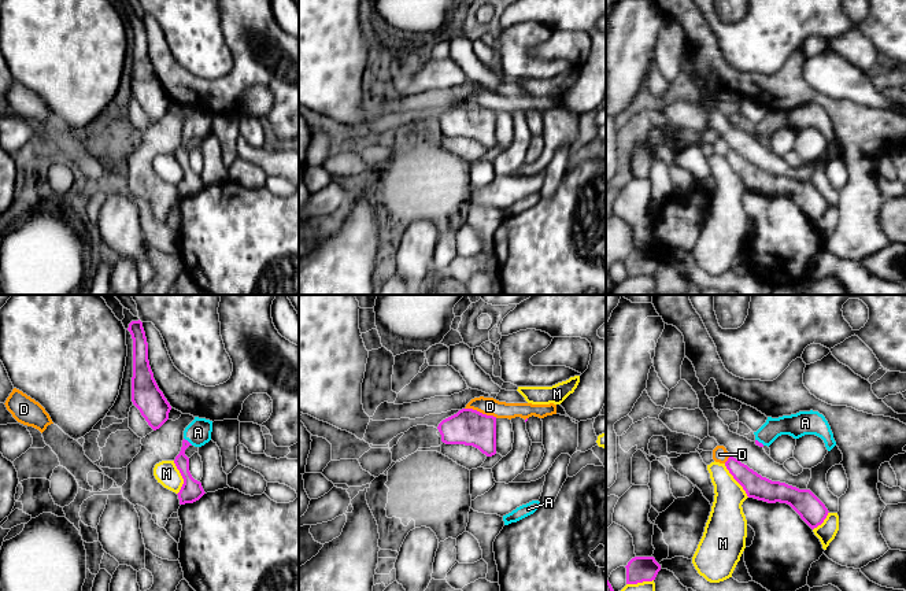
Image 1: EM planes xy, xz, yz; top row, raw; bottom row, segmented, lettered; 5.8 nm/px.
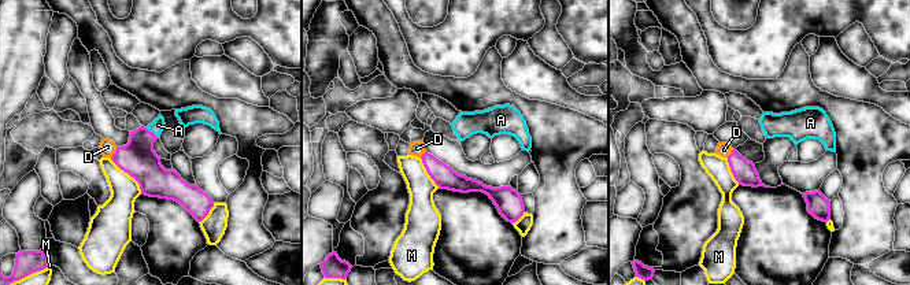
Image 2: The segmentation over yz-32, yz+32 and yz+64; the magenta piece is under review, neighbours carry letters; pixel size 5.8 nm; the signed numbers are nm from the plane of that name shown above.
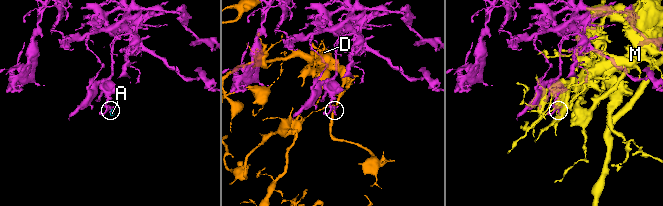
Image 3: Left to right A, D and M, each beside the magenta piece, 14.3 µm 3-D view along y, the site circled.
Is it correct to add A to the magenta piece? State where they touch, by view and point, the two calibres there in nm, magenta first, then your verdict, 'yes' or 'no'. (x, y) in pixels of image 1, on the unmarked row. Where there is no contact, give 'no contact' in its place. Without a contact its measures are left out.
xy (187, 133) | 90/150 nm | yes

